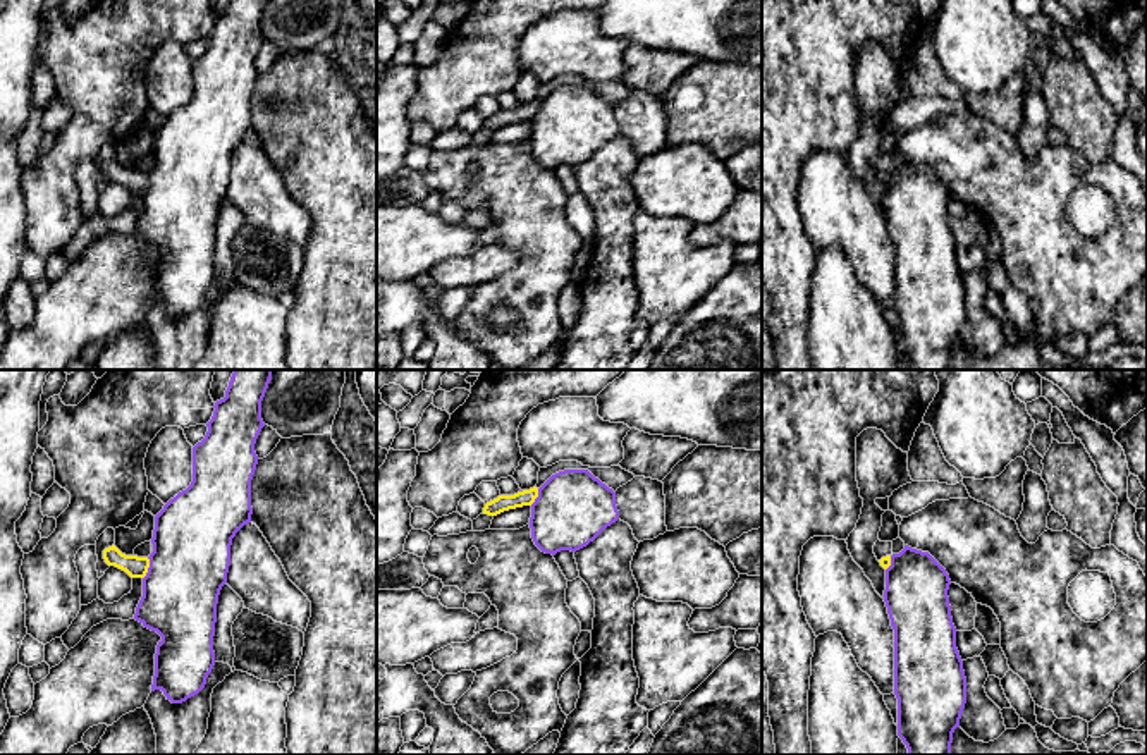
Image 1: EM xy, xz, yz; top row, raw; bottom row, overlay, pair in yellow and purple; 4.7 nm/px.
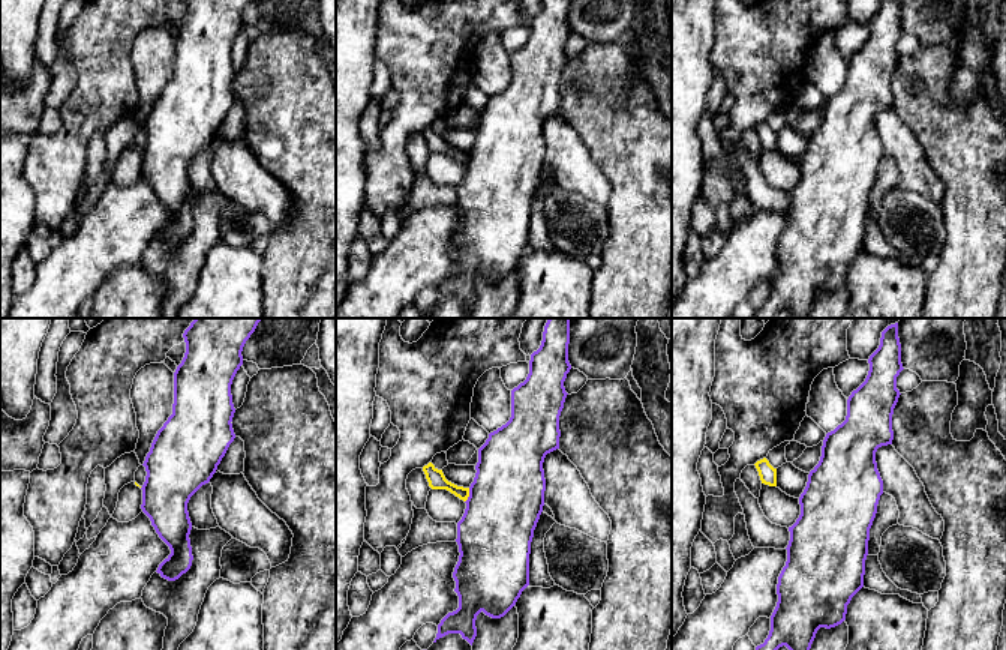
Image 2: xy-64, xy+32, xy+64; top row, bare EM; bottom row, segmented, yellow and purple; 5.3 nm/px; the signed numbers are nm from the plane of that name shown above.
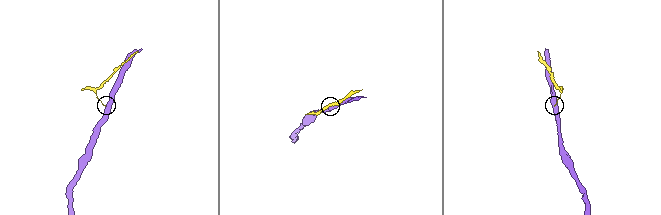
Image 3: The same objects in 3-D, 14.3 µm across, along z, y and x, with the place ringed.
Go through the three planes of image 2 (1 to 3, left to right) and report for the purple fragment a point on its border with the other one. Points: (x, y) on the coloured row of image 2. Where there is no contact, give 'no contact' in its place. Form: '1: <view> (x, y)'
1: no contact
2: xy+32 (468, 496)
3: no contact

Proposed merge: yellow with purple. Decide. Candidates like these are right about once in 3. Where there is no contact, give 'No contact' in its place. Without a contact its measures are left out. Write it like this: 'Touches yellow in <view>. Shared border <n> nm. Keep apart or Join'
Touches yellow in xy. Shared border 110 nm. Keep apart

